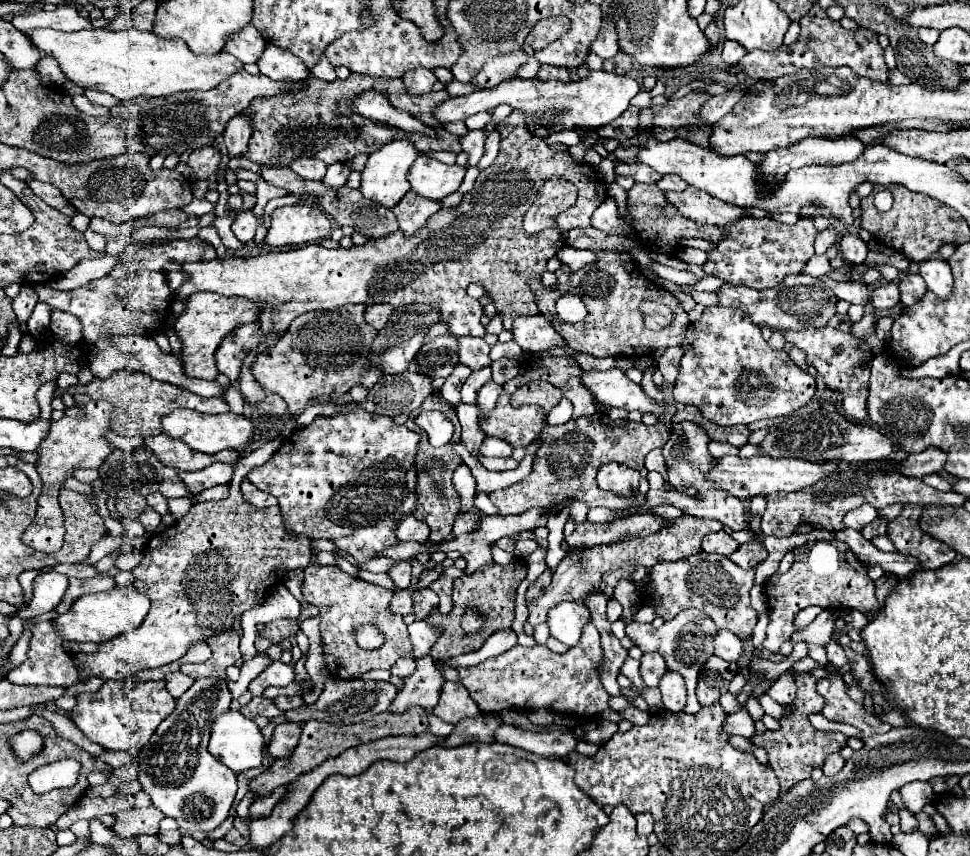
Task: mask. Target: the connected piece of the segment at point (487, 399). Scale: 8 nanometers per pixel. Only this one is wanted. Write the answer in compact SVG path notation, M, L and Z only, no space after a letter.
M490 380L482 386L478 392L478 410L480 410L480 414L488 414L496 406L496 400L498 400L500 392L502 392L502 388L494 380Z

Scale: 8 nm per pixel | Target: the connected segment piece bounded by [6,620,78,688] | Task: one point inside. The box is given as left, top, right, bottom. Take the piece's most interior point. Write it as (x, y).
(48, 663)

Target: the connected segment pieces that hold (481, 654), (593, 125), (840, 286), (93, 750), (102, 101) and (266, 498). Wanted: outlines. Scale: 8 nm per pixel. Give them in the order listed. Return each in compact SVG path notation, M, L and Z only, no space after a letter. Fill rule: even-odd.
M512 628L506 630L498 630L496 634L492 634L486 644L482 646L482 650L476 650L472 654L464 654L464 656L456 656L452 660L446 660L448 666L472 666L472 664L480 664L488 658L494 658L498 654L504 654L506 650L510 650L516 644L516 632Z
M590 72L578 82L558 82L558 80L538 80L538 78L512 78L490 90L478 90L468 96L454 96L444 100L434 108L434 116L440 122L466 120L472 114L492 110L500 104L508 104L514 110L526 114L526 128L532 136L546 138L552 132L564 130L596 130L618 118L630 104L630 100L640 92L640 84L634 78L618 76L614 72Z
M822 276L822 282L840 298L846 300L848 304L862 304L866 306L870 302L870 292L868 286L860 284L860 282L836 282L828 276Z
M44 708L36 710L36 714L48 718L48 720L54 724L54 730L58 732L58 736L62 736L62 738L66 738L66 740L82 746L82 748L84 748L86 752L90 752L92 756L100 756L100 754L102 754L102 748L100 748L98 744L94 744L92 740L88 740L88 738L78 730L78 726L74 726L74 722L70 722L68 718L60 716L60 714L54 714L54 712L48 712L48 710L44 710Z
M87 89L85 90L84 94L95 105L112 108L116 106L116 104L120 103L118 99L105 92Z
M248 480L242 482L242 494L244 494L244 500L250 502L252 506L256 506L256 508L270 508L270 506L276 506L276 504L278 504L274 496L258 490L258 488L256 488L254 484L250 484Z

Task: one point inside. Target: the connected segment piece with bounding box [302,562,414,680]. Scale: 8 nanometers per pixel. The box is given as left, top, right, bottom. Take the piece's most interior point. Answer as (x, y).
(343, 601)

